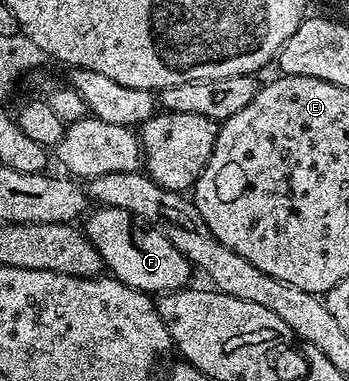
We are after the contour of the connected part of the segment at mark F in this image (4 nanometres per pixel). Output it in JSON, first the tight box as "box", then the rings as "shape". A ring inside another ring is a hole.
{"box":[84,205,192,296],"shape":[[[99,205],[94,209],[85,215],[84,233],[96,252],[100,252],[105,269],[118,281],[151,296],[181,290],[189,283],[186,281],[192,275],[191,264],[172,244],[172,240],[168,240],[168,236],[145,222],[139,222],[124,208]]]}

